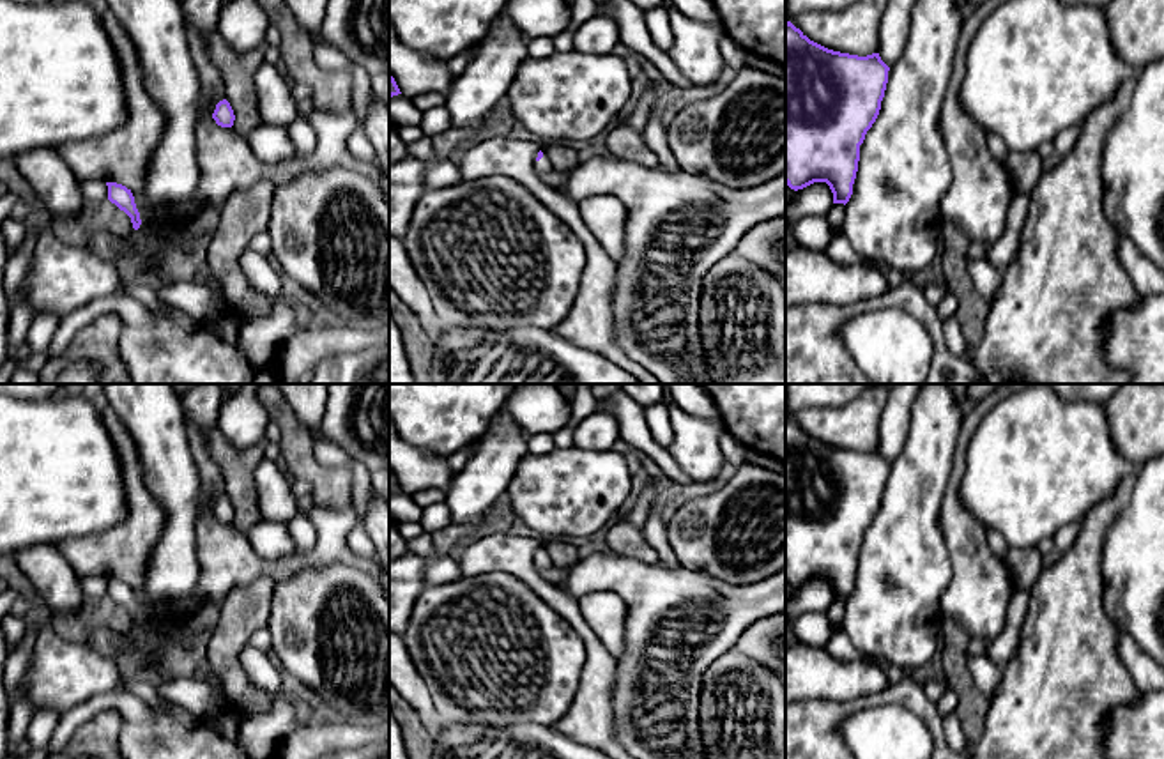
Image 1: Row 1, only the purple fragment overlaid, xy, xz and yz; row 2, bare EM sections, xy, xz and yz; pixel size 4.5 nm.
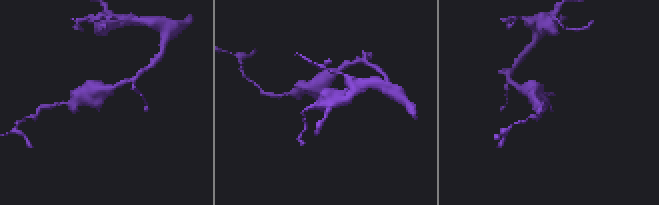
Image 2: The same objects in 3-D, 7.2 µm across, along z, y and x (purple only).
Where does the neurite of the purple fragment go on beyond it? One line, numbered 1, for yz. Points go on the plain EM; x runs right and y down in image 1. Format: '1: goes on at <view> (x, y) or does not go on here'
1: does not go on here

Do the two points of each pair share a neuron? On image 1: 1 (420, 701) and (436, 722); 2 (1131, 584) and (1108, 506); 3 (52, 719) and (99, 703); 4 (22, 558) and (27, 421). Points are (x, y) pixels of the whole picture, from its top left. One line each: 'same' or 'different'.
1: same
2: different
3: different
4: different

